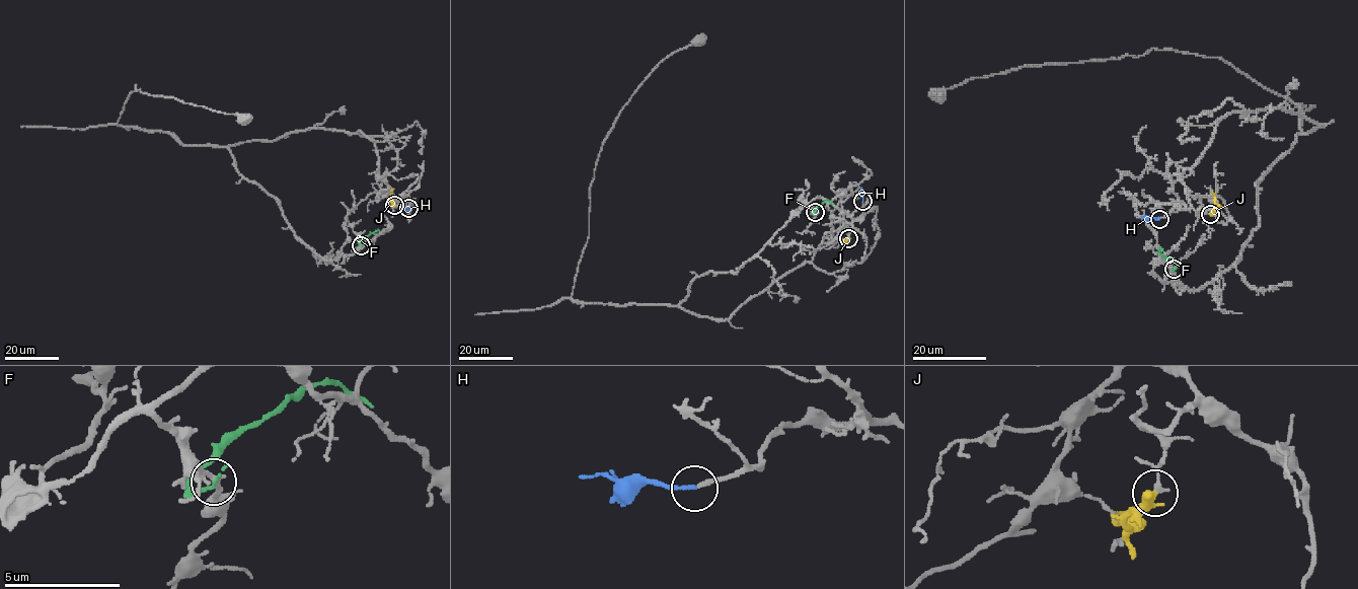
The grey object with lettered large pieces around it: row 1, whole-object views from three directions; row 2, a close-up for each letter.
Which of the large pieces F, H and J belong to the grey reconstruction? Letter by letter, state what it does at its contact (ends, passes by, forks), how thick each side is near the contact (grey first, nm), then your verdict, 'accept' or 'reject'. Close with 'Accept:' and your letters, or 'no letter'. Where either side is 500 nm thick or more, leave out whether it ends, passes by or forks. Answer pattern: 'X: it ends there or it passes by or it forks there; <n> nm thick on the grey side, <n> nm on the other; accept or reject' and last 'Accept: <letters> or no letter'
F: it ends there; 240 nm thick on the grey side, 140 nm on the other; reject
H: it ends there; 170 nm thick on the grey side, 150 nm on the other; accept
J: 140 nm thick on the grey side, 500 nm on the other; reject
Accept: H

